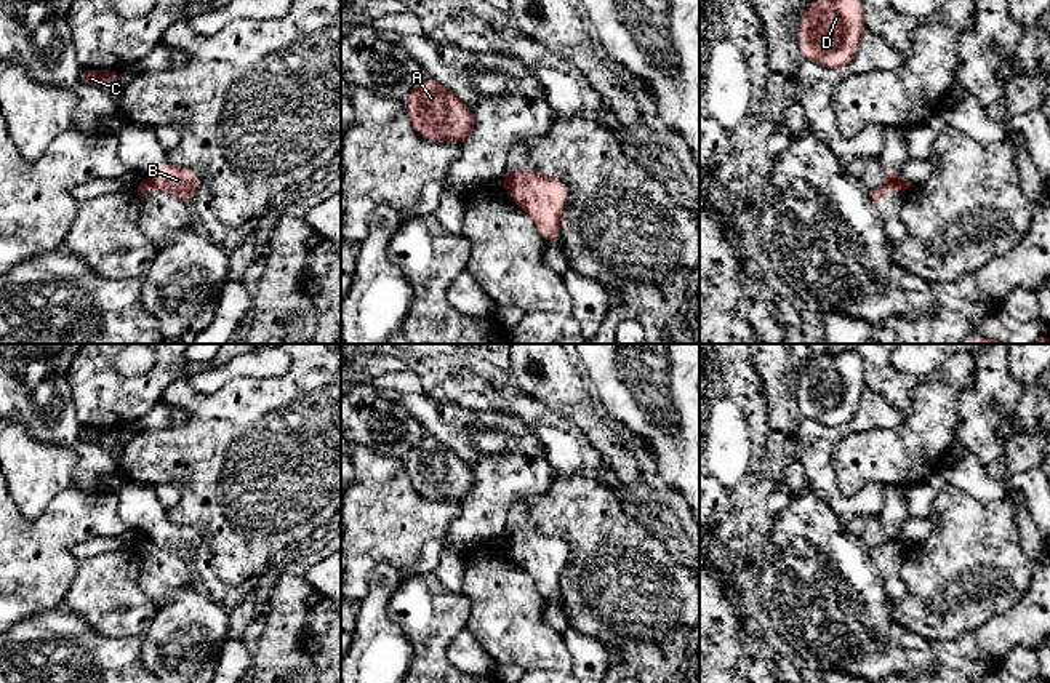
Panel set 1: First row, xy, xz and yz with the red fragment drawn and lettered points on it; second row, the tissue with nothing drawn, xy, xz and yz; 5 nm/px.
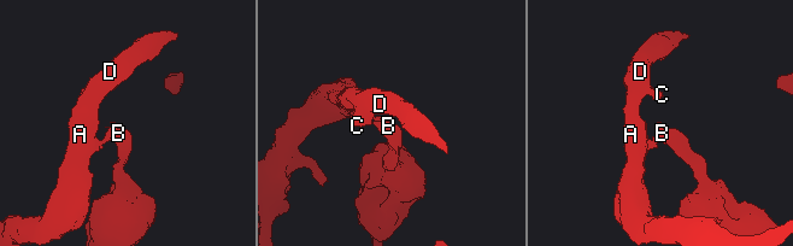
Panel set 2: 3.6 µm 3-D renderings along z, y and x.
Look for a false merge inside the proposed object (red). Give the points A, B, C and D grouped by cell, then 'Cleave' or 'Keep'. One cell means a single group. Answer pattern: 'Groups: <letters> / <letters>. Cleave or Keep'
Groups: A C D / B. Cleave

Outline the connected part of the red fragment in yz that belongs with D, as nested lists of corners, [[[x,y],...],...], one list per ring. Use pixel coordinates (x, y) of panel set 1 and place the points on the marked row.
[[[812,0],[796,42],[804,59],[840,72],[853,61],[866,30],[861,0]]]

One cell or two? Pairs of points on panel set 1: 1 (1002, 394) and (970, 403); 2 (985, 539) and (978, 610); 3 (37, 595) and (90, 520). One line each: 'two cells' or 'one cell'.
1: one cell
2: one cell
3: one cell

